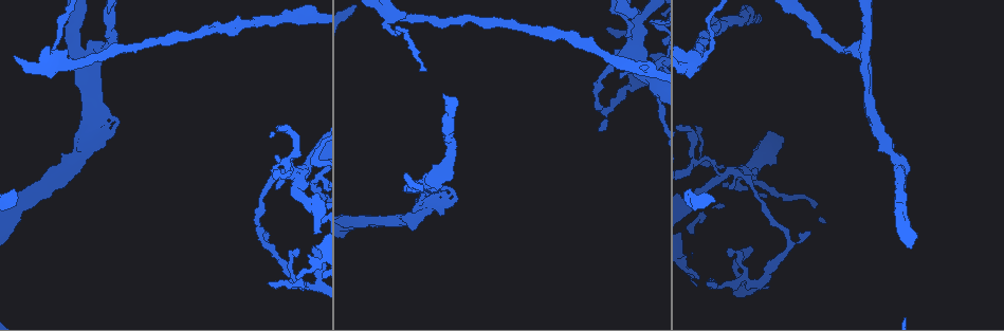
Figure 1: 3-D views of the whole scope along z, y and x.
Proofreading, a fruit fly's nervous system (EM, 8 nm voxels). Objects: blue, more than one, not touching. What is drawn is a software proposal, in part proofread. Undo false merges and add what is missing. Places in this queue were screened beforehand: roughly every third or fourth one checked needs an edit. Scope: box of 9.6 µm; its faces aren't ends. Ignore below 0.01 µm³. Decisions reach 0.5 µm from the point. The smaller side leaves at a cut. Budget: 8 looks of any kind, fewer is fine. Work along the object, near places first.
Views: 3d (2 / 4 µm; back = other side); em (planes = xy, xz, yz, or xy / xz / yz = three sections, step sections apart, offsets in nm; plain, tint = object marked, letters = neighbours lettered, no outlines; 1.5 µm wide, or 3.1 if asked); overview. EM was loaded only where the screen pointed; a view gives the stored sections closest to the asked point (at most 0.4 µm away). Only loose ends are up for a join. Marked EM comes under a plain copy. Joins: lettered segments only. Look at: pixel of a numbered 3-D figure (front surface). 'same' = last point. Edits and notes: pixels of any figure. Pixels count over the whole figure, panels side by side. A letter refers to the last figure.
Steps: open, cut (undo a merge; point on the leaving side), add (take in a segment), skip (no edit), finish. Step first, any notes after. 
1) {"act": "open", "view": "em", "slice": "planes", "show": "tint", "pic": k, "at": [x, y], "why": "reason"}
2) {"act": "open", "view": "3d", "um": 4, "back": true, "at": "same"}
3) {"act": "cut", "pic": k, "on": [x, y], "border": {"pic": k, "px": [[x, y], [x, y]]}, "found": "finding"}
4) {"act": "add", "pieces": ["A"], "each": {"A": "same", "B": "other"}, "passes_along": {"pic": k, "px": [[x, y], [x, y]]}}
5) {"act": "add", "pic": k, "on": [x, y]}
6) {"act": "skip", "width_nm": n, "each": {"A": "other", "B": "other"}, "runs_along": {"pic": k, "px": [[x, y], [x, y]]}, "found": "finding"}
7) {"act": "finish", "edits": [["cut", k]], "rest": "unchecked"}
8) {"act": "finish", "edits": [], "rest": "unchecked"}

{"act": "open", "view": "em", "slice": "yz", "step": 4, "show": "tint", "pic": 1, "at": [686, 191], "why": "an open end"}

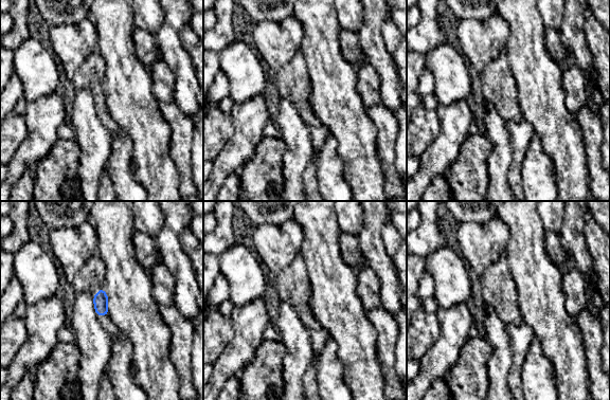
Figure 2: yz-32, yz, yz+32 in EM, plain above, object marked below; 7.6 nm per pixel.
{"act": "open", "view": "em", "slice": "planes", "show": "letters", "at": "same", "why": "cut it another way"}

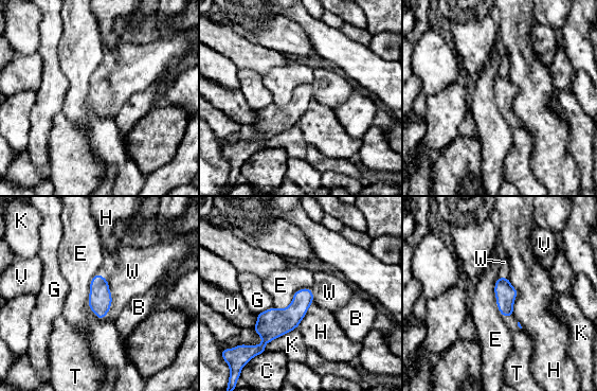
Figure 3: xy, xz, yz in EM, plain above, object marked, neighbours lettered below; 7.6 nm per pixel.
{"act": "add", "pieces": ["W"], "each": {"B": "other", "C": "other", "E": "other", "G": "other", "H": "other", "K": "other", "T": "other", "V": "other", "W": "same"}, "found": "the cell continues"}

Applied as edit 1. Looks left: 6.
{"act": "open", "view": "overview", "why": "see it whole again"}

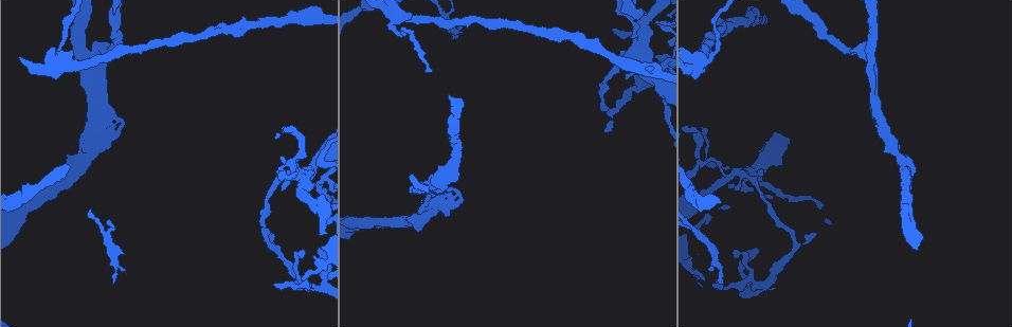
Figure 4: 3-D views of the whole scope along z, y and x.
{"act": "open", "view": "3d", "um": 2, "pic": 4, "at": [607, 132], "why": "tapers out"}

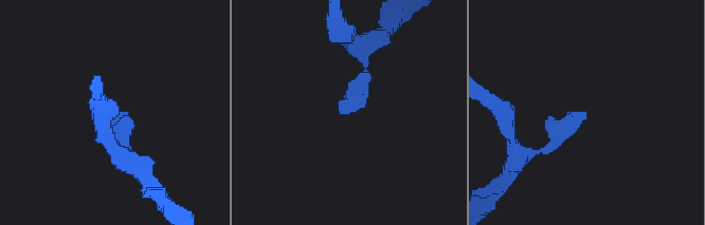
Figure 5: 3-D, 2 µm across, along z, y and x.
{"act": "open", "view": "em", "slice": "planes", "show": "letters", "pic": 5, "at": [585, 115], "why": "need the tissue"}

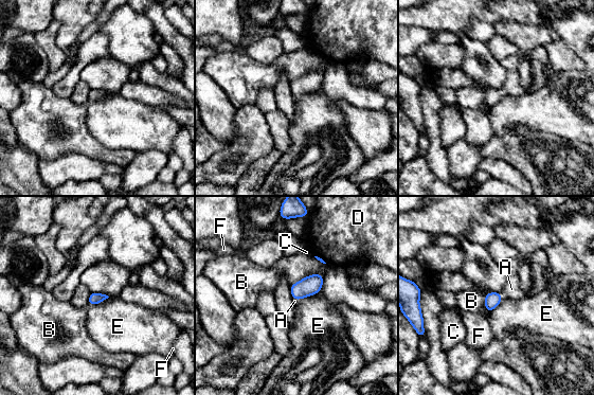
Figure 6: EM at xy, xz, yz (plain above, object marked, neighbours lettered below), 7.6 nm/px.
{"act": "add", "pieces": ["A"], "width_nm": 90, "each": {"A": "same", "B": "other", "C": "other", "D": "other", "E": "other", "F": "other"}, "passes_along": {"pic": 6, "px": [[492, 300], [501, 297], [511, 289]]}, "found": "the cell continues"}

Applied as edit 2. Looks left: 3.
{"act": "finish", "edits": [["add", 3], ["add", 6]], "rest": "unchecked"}

